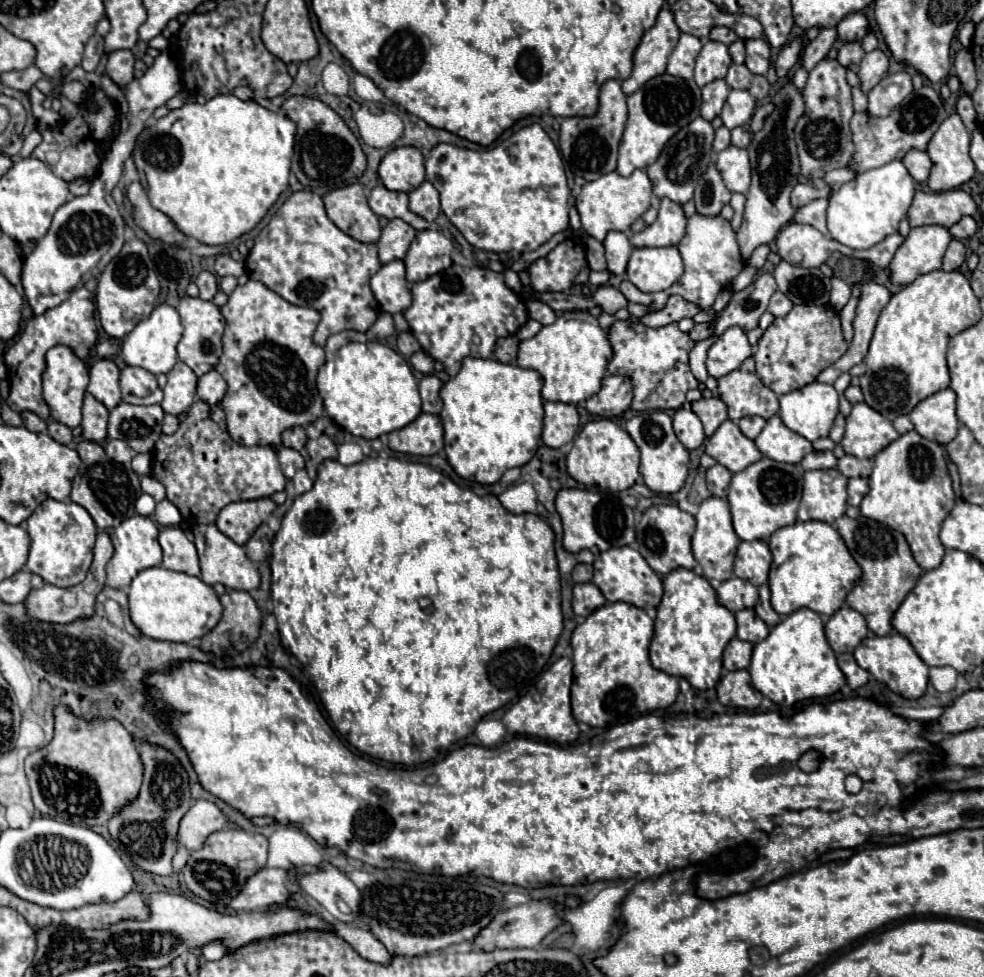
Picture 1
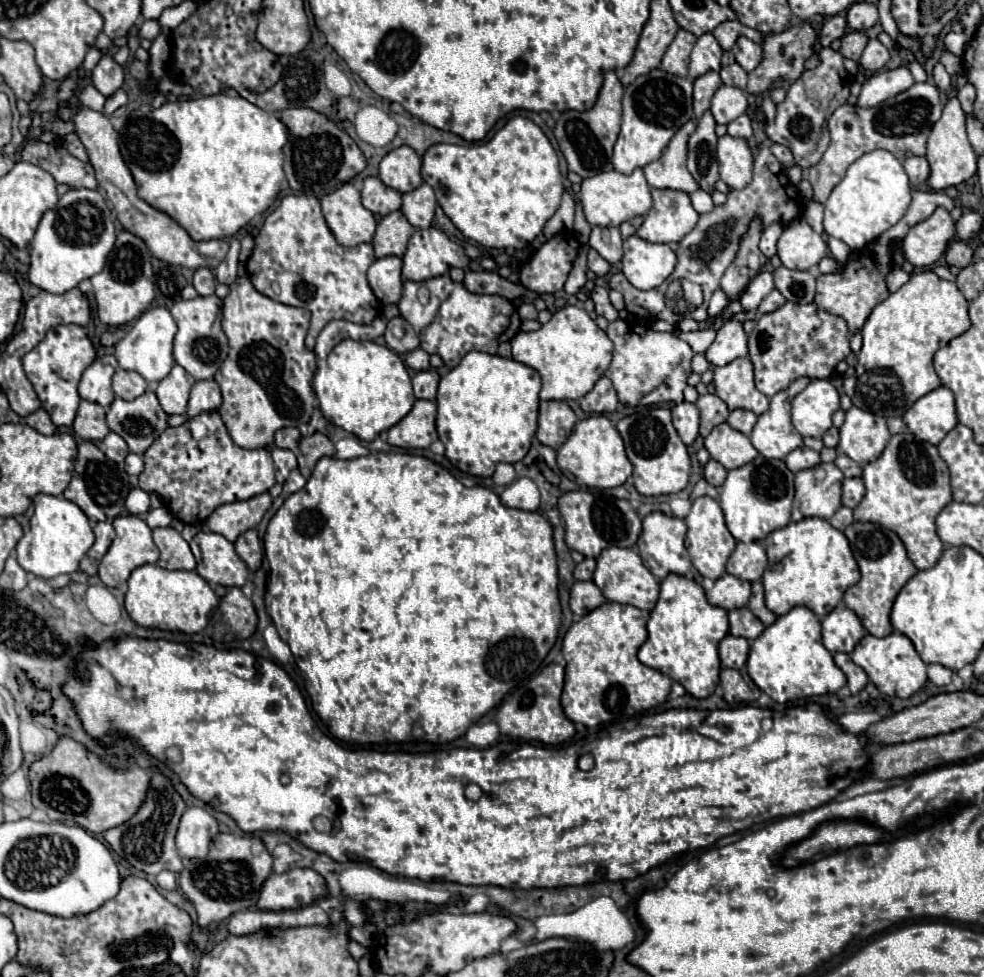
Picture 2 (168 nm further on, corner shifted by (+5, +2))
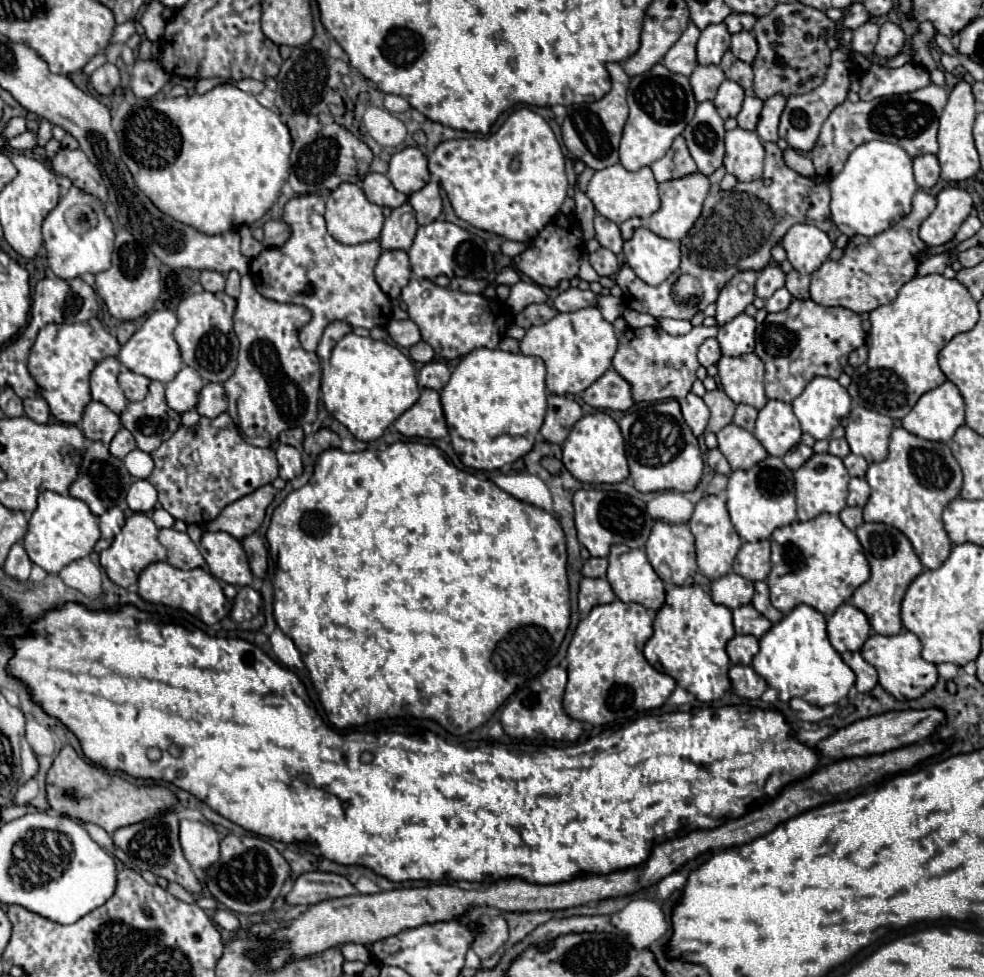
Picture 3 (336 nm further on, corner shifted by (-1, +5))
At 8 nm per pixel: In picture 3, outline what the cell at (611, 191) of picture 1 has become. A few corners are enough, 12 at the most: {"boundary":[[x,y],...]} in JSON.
{"boundary":[[651,168],[597,170],[587,196],[615,224],[659,210]]}

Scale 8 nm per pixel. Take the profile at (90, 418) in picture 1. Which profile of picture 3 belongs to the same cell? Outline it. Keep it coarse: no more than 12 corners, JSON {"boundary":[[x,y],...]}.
{"boundary":[[89,402],[79,428],[107,446],[121,420],[105,404]]}

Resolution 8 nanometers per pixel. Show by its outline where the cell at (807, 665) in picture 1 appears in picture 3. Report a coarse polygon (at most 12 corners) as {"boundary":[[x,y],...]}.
{"boundary":[[793,608],[751,666],[781,702],[837,704],[855,684],[823,614]]}

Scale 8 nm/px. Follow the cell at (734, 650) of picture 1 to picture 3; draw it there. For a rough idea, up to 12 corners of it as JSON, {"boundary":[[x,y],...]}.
{"boundary":[[735,636],[727,644],[731,664],[751,664],[759,650],[753,636]]}

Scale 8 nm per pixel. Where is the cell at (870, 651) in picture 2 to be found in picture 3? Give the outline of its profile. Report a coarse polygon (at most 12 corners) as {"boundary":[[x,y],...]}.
{"boundary":[[873,634],[861,656],[897,700],[923,696],[937,682],[919,638]]}

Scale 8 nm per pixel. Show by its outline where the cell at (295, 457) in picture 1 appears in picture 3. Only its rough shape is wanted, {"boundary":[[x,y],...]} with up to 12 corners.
{"boundary":[[293,446],[277,448],[279,478],[303,474],[301,454]]}

